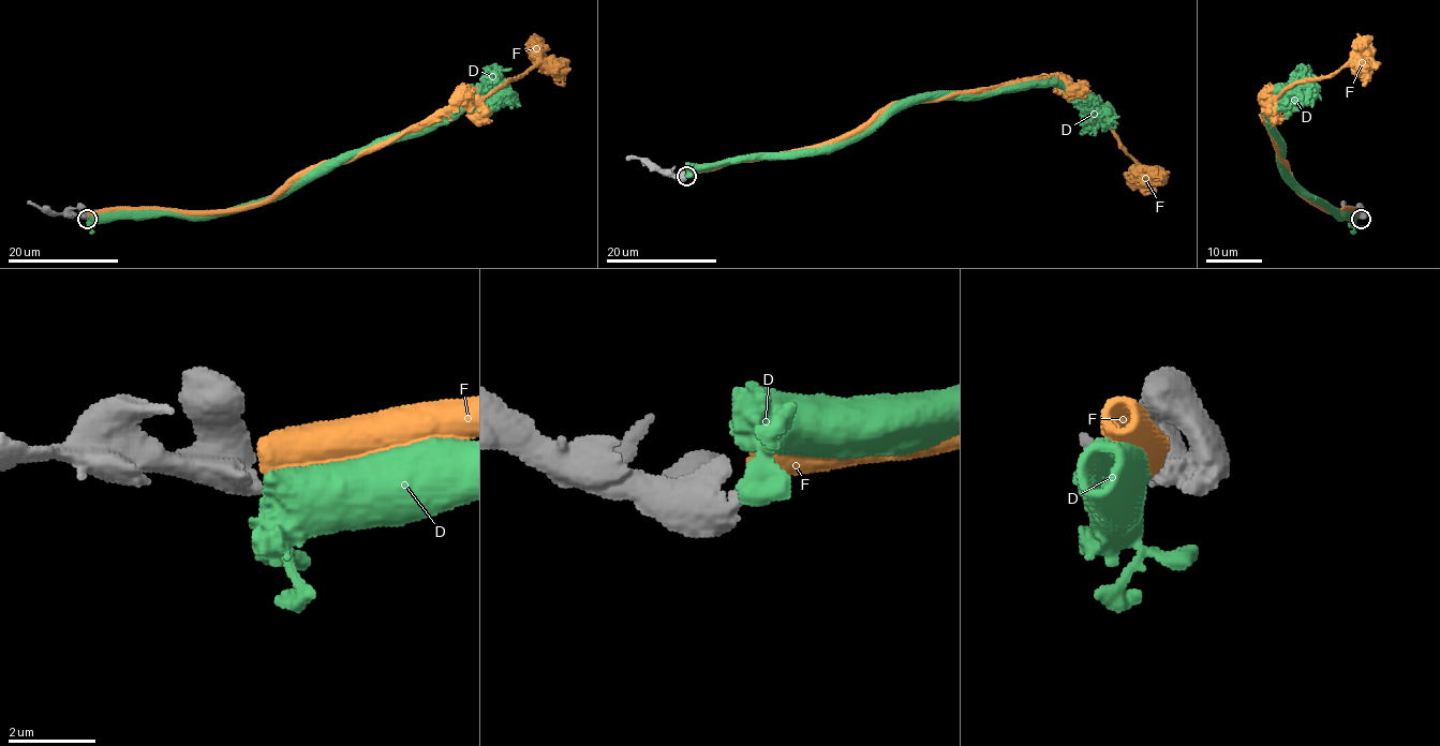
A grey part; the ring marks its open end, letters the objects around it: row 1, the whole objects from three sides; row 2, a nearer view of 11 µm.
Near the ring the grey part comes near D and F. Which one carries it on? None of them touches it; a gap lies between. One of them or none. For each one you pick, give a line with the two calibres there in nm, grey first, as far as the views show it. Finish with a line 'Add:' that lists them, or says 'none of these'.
Add: none of these

